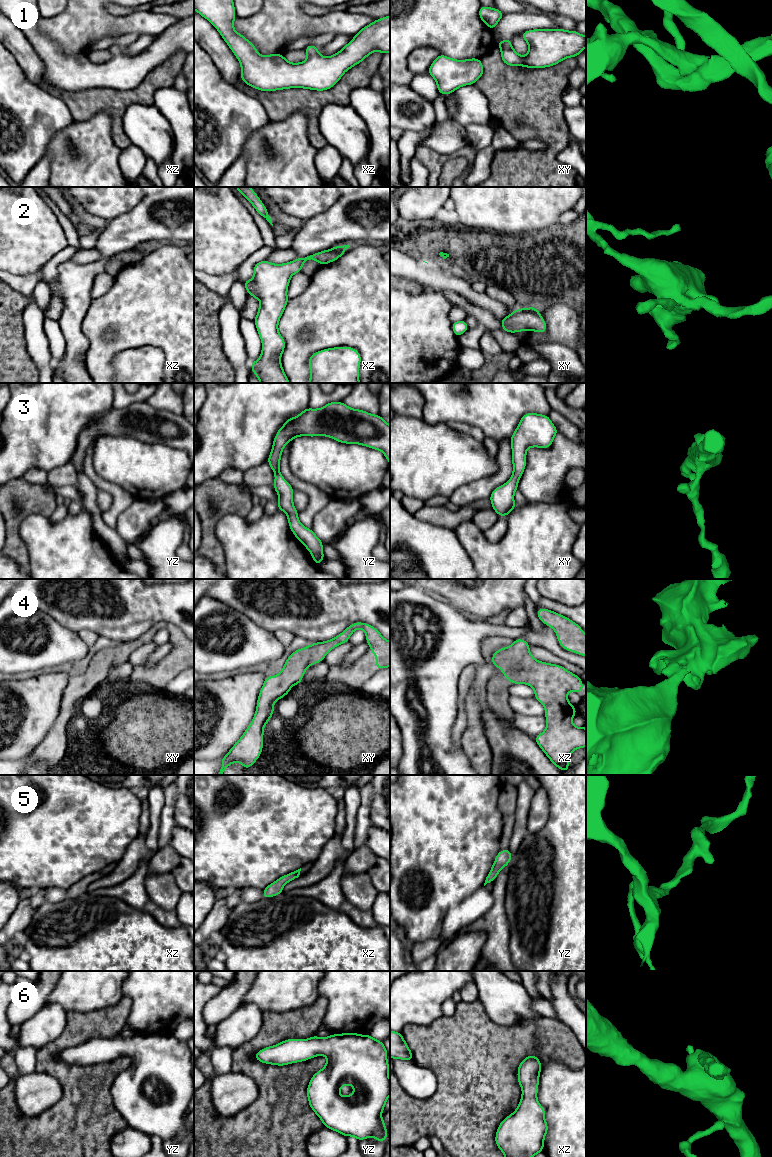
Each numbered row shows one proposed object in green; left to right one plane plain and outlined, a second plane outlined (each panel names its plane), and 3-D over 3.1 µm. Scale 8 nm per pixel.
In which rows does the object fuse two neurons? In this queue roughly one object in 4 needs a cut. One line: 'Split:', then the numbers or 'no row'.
Split: no row

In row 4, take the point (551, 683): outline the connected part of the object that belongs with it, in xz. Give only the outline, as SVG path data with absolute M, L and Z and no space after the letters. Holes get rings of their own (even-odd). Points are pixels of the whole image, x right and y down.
M515 639L513 644L501 648L492 655L492 666L498 666L511 684L523 683L534 689L535 699L545 707L546 729L534 739L550 761L562 772L570 770L569 757L579 748L586 747L586 728L575 727L572 719L575 716L574 707L567 698L567 693L581 693L582 679L564 667L536 660L530 654L530 645L524 639Z

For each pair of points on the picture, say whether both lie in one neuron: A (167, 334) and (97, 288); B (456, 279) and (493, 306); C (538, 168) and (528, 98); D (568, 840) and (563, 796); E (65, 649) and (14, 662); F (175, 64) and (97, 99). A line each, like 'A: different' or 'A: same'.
A: different
B: same
C: same
D: same
E: same
F: same

